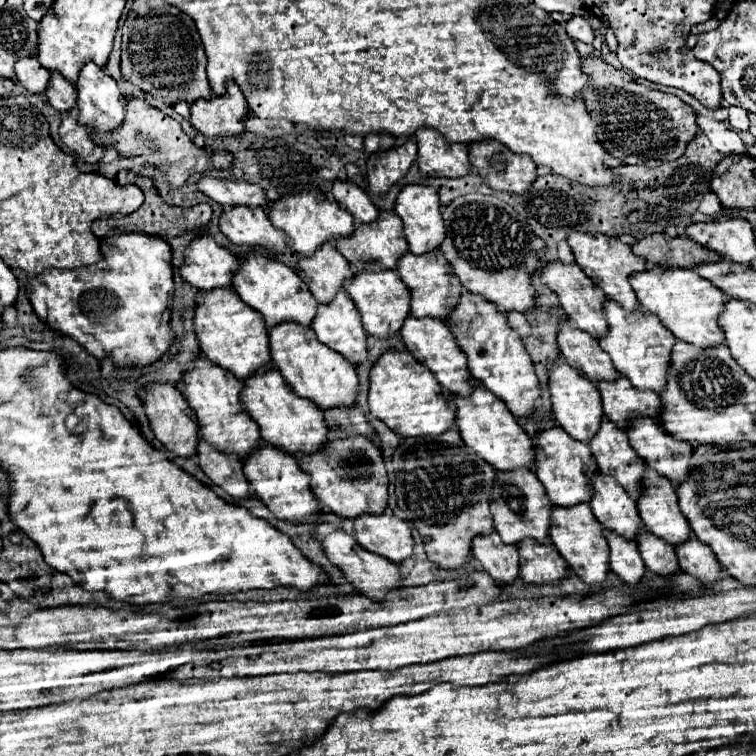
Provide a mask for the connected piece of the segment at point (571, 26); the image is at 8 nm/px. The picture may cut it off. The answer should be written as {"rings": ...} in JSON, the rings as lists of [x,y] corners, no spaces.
{"rings":[[[572,17],[572,19],[566,23],[566,33],[568,33],[572,39],[584,41],[584,43],[592,43],[592,41],[594,41],[594,31],[592,31],[592,27],[588,25],[588,21],[586,21],[584,17]]]}

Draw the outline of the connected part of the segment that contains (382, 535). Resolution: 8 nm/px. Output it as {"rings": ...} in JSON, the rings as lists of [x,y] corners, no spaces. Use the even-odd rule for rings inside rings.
{"rings":[[[368,515],[354,519],[356,541],[392,563],[402,563],[412,555],[414,539],[410,535],[410,527],[404,519],[396,515]]]}

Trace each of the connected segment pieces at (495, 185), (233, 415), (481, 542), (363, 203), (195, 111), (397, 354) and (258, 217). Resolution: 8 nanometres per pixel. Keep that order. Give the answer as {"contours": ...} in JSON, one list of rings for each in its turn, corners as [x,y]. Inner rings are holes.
{"contours":[[[[480,141],[470,145],[470,163],[478,169],[484,183],[496,191],[508,191],[508,193],[524,193],[536,179],[536,163],[530,155],[518,155],[506,149],[498,141]]],[[[196,357],[194,361],[184,365],[182,393],[190,409],[196,413],[202,439],[214,445],[216,449],[220,449],[222,453],[234,453],[238,457],[250,453],[260,441],[258,425],[254,425],[254,421],[250,421],[250,415],[242,409],[242,401],[240,401],[242,385],[244,383],[238,381],[230,371],[218,367],[206,357]]],[[[496,531],[486,537],[474,537],[472,555],[500,585],[508,585],[520,575],[518,547],[504,543]]],[[[334,181],[332,195],[360,223],[370,223],[378,217],[378,209],[370,201],[370,197],[352,181]]],[[[234,81],[226,83],[224,95],[198,99],[190,105],[190,121],[204,137],[238,135],[244,131],[244,119],[250,109],[246,97]]],[[[384,351],[370,369],[370,415],[384,421],[398,435],[440,435],[454,423],[454,405],[444,395],[434,373],[408,351]]],[[[234,205],[220,215],[220,231],[236,245],[260,247],[266,251],[284,251],[286,235],[276,229],[268,215],[258,207]]]]}

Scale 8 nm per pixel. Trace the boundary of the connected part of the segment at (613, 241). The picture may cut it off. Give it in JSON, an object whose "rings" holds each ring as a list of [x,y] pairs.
{"rings":[[[578,231],[568,235],[568,245],[572,247],[572,253],[576,257],[578,267],[590,279],[594,279],[594,283],[606,293],[608,299],[614,299],[626,311],[638,309],[638,299],[636,299],[636,295],[634,295],[634,291],[632,291],[632,287],[628,283],[628,277],[634,271],[646,269],[646,261],[642,257],[634,255],[630,245],[624,245],[616,237],[608,237],[608,235],[602,235],[602,233],[578,233]]]}

